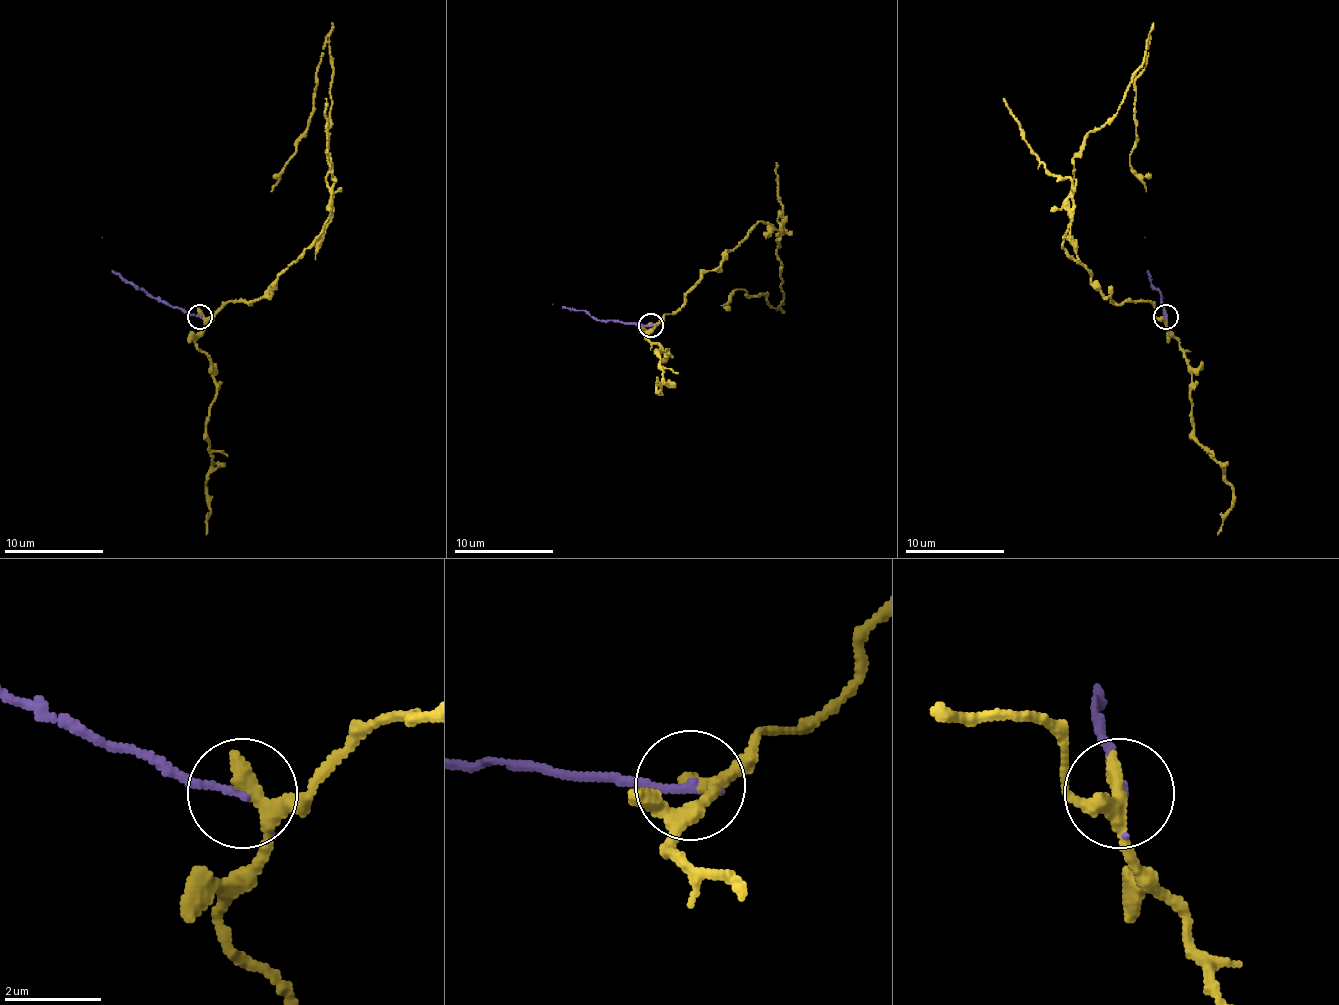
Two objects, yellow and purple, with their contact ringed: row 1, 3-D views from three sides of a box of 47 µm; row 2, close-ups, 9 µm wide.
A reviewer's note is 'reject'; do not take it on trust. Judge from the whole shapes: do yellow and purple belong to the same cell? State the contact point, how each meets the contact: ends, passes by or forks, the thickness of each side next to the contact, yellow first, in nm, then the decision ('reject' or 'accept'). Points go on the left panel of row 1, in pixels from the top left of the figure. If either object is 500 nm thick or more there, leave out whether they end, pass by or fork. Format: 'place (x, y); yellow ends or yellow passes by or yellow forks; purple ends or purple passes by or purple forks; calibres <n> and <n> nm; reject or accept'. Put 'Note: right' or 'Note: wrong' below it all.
place (200, 316); yellow passes by; purple ends; calibres 320 and 180 nm; reject
Note: right

